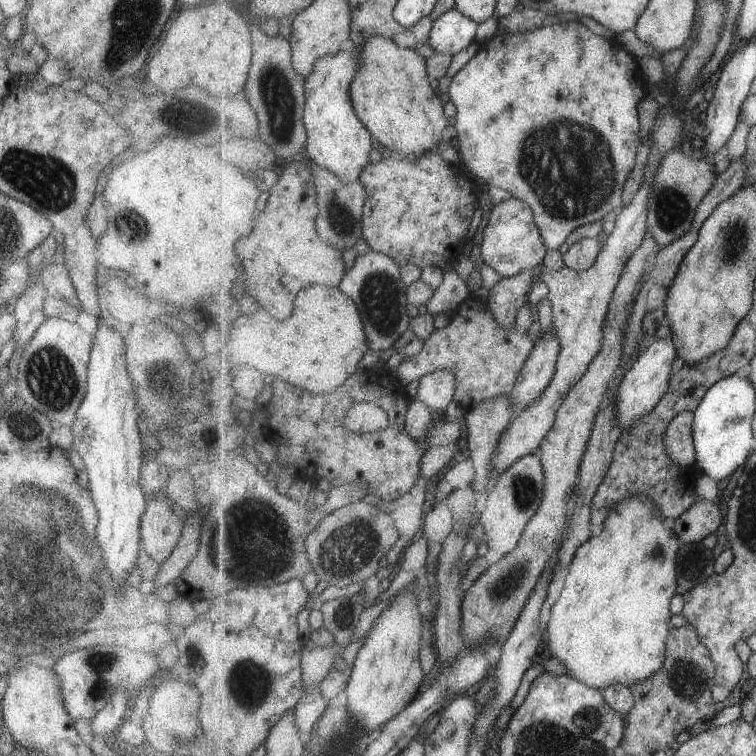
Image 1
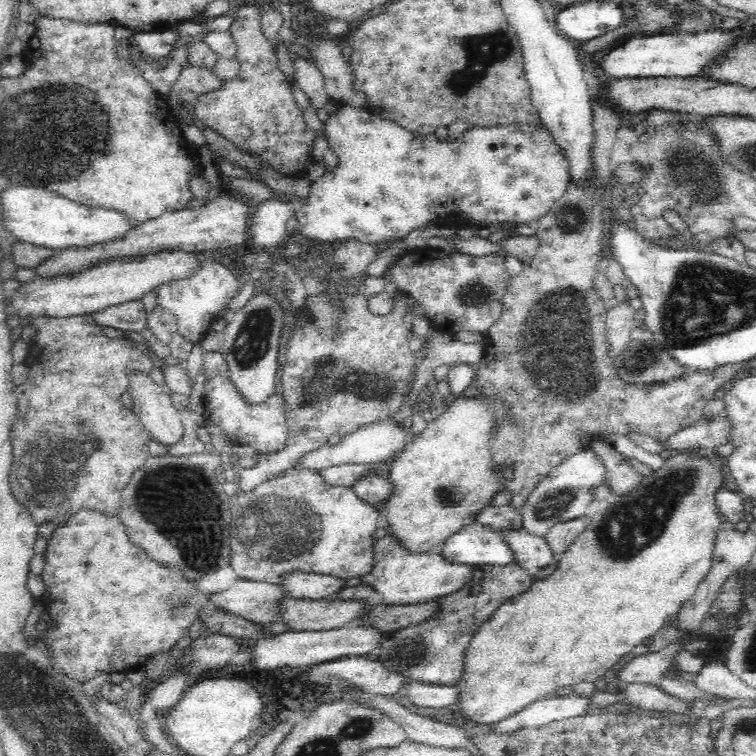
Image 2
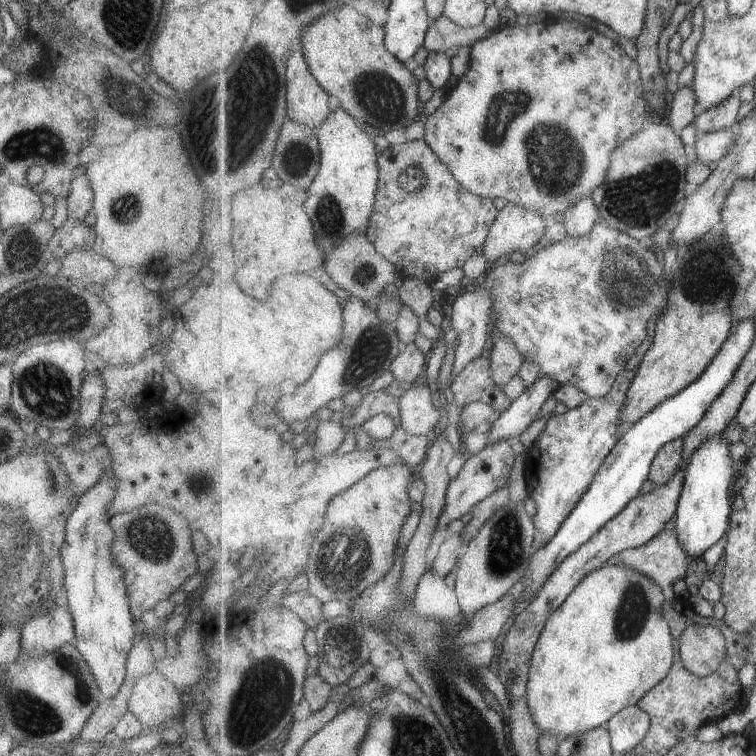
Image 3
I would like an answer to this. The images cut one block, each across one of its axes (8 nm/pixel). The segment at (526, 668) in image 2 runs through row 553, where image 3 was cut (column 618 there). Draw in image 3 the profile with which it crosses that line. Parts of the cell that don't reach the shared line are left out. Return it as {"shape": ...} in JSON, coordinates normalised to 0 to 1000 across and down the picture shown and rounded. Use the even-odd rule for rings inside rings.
{"shape":[[[808,745],[799,747],[795,751],[787,753],[769,767],[755,782],[750,794],[725,817],[701,873],[697,926],[700,937],[702,937],[702,944],[705,944],[705,950],[708,950],[708,955],[710,955],[714,966],[731,971],[741,981],[745,981],[751,975],[761,974],[761,971],[771,971],[779,968],[779,966],[787,966],[787,963],[792,963],[795,959],[803,959],[806,952],[827,935],[843,933],[853,918],[862,910],[866,910],[878,897],[884,896],[892,880],[892,844],[889,829],[885,828],[885,823],[880,820],[877,812],[877,800],[881,792],[872,770],[866,770],[864,765],[858,765],[851,757],[837,754],[835,749],[827,749],[827,746]]]}

